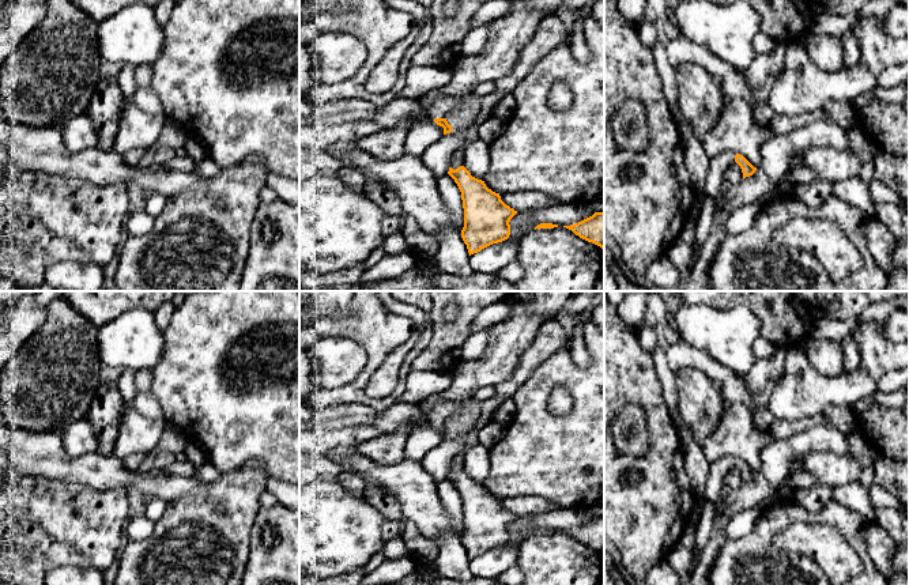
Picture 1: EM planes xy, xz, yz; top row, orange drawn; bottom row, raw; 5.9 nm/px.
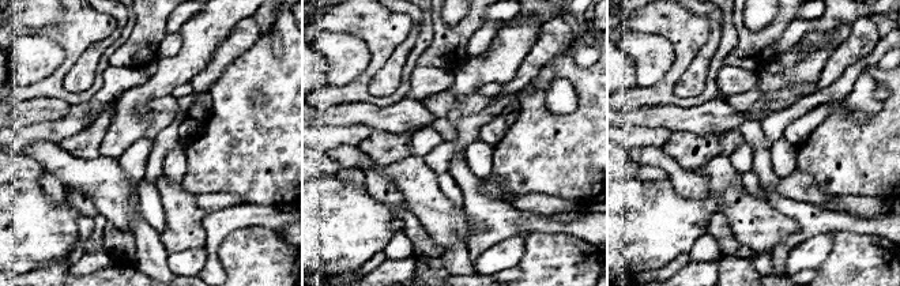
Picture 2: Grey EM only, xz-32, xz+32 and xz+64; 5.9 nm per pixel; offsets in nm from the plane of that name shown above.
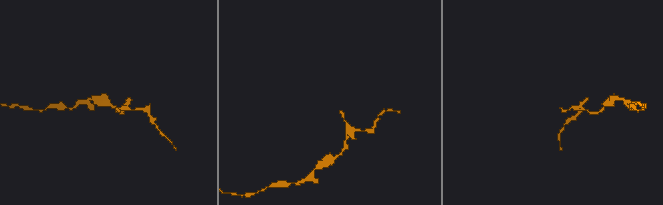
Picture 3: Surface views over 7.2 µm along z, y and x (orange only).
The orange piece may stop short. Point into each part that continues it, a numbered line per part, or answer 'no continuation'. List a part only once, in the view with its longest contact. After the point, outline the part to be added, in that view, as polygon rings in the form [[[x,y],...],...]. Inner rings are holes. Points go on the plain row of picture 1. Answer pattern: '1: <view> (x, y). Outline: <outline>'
1: xz (444, 411). Outline: [[[441,401],[430,411],[430,419],[435,423],[446,423],[456,416],[459,410],[460,404],[457,403]]]

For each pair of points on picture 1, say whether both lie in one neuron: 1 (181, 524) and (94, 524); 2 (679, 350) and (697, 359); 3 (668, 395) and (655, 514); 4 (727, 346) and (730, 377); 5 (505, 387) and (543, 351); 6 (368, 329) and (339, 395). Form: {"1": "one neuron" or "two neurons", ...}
{"1": "two neurons", "2": "one neuron", "3": "two neurons", "4": "two neurons", "5": "one neuron", "6": "one neuron"}

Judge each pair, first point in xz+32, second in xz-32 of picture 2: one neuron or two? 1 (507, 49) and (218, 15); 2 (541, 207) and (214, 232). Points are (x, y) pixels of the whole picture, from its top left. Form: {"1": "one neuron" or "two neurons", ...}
{"1": "one neuron", "2": "two neurons"}

